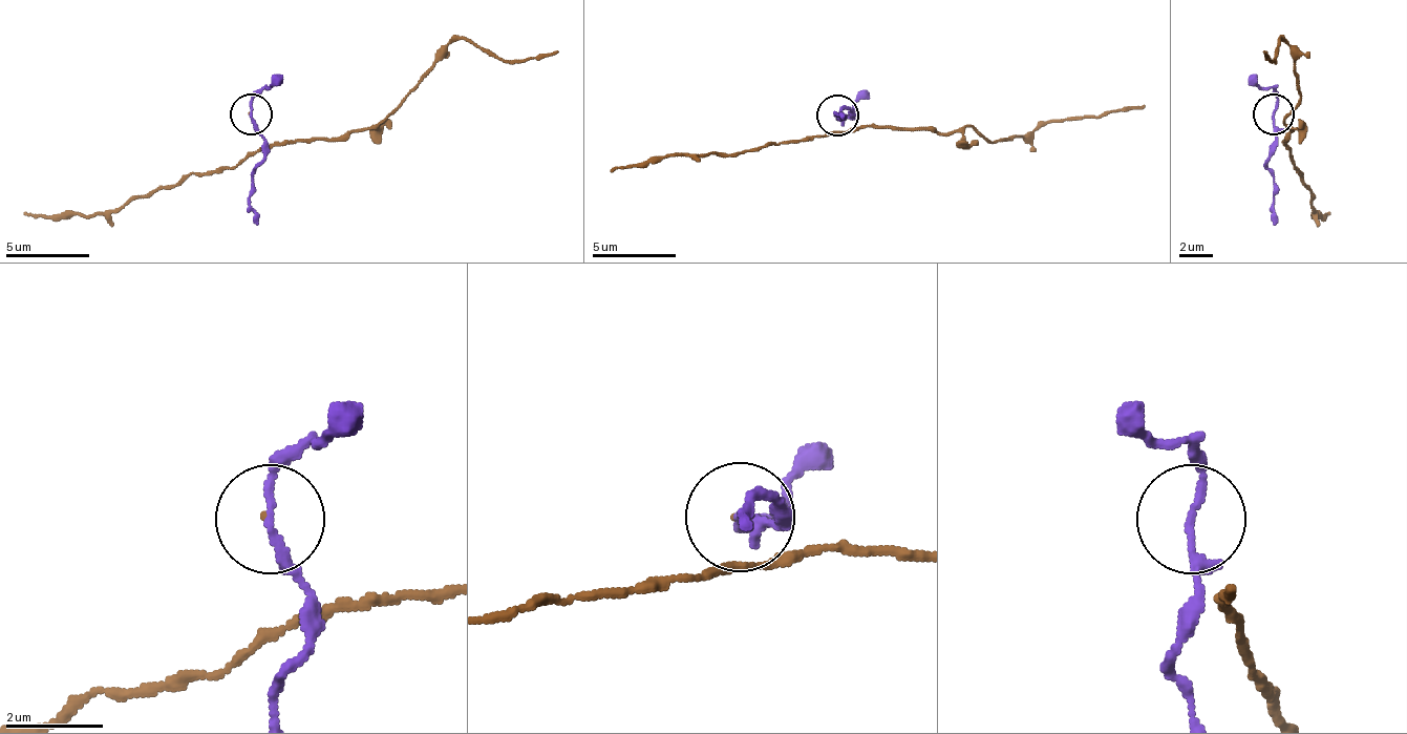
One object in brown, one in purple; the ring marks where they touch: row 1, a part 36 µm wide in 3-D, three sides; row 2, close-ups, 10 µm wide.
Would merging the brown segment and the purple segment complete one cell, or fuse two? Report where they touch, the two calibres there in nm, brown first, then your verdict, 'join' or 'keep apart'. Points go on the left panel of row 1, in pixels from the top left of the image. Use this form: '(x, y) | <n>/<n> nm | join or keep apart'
(251, 114) | 30/150 nm | keep apart

